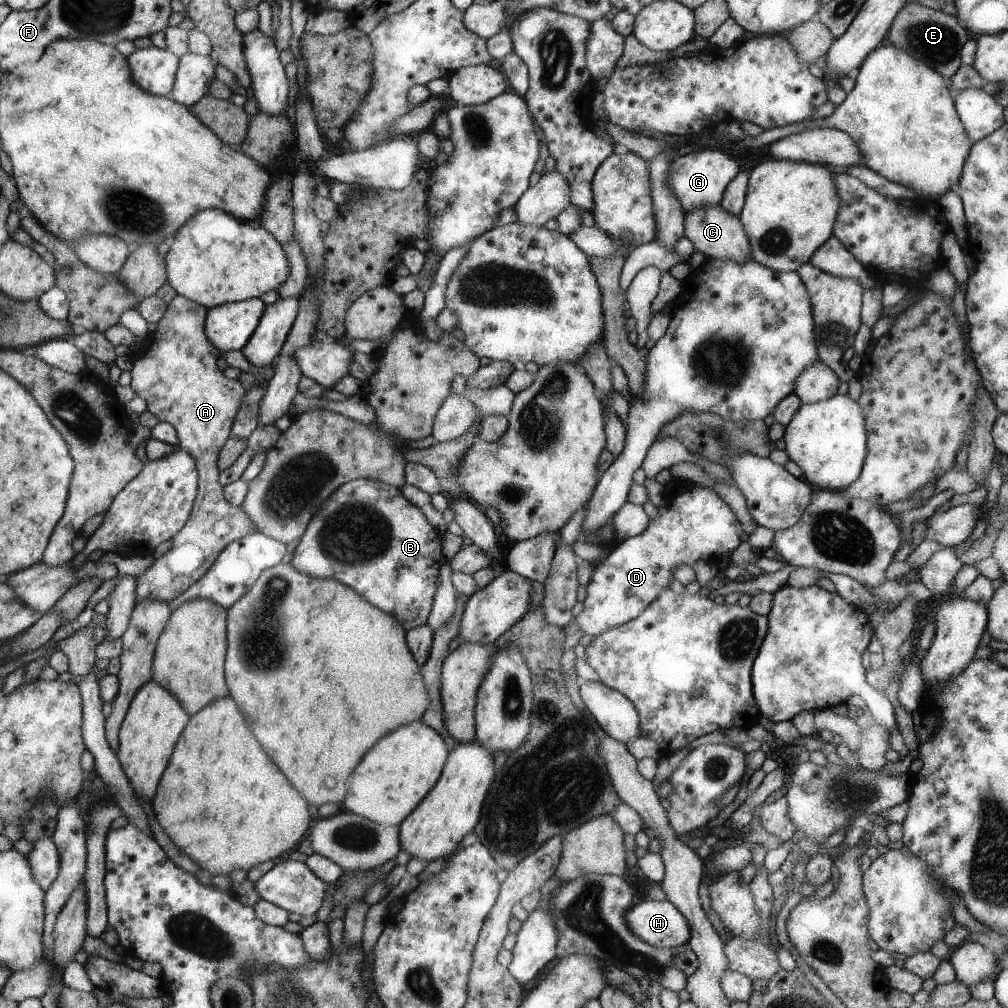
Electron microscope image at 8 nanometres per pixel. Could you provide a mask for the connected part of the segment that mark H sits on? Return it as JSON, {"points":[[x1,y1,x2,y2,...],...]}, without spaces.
{"points":[[637,898,632,908,625,914,627,928,643,942,658,948,675,948,686,944,690,939,690,924,673,904,666,900,657,902,646,898]]}

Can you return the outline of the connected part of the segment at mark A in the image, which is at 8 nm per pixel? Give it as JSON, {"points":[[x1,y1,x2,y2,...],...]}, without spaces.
{"points":[[176,295,166,306,164,316,157,322,153,336,153,344,149,344,149,350,145,350,131,366,129,384,131,390,147,403,147,411,159,420,171,424,177,434,178,447,183,448,197,466,197,492,192,503,191,511,185,524,179,532,171,536,171,548,153,561,145,571,136,577,134,604,143,604,143,600,159,600,163,604,177,598,185,592,191,584,196,583,213,566,214,561,221,554,223,548,235,540,241,540,243,536,251,536,257,532,255,524,247,516,241,506,234,506,227,501,224,488,218,481,218,453,225,440,230,436,231,428,237,408,242,404,243,384,239,380,228,380,218,370,216,361,221,352,207,340,205,332,205,319,207,309,186,297]]}

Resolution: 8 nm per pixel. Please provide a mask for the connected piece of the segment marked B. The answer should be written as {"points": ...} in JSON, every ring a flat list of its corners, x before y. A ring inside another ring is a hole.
{"points":[[354,479,339,487,315,512,305,534,293,545,290,564,309,576,339,580,359,592,359,596,371,600,375,608,392,615,402,628,410,630,426,624,430,615,435,576,443,564,441,536,429,526,421,510,403,498,399,489,372,479]]}

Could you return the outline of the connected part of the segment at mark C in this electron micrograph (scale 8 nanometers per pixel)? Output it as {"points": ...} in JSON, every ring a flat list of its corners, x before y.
{"points":[[721,202,687,210,683,214,684,236,693,244,695,251,706,259,750,261,750,242,737,216,727,212]]}

